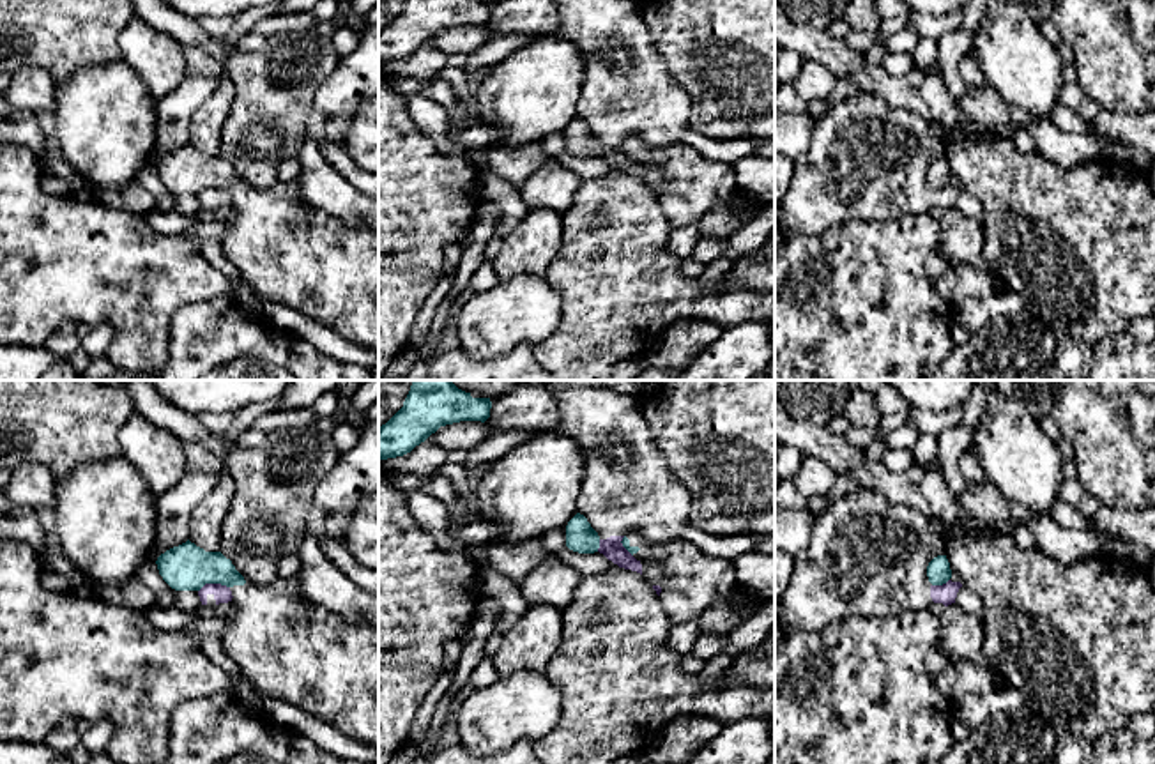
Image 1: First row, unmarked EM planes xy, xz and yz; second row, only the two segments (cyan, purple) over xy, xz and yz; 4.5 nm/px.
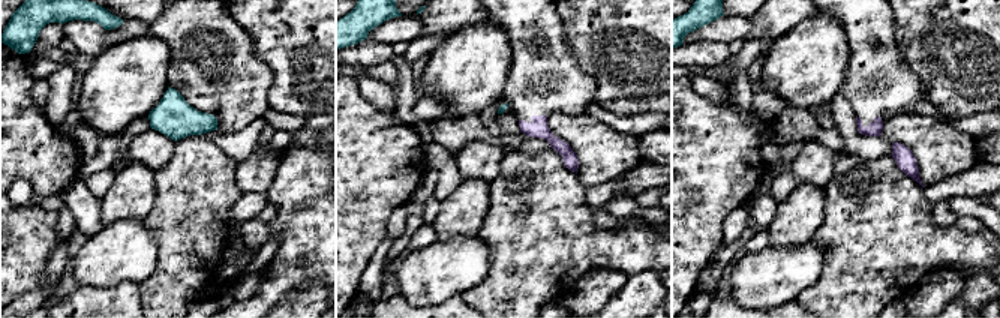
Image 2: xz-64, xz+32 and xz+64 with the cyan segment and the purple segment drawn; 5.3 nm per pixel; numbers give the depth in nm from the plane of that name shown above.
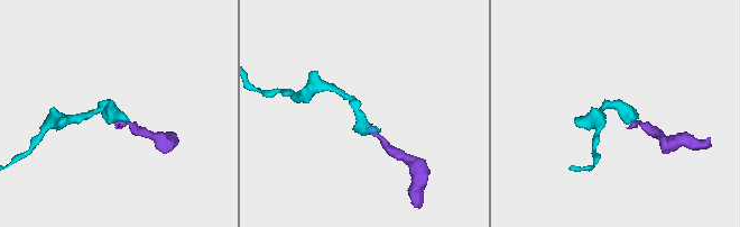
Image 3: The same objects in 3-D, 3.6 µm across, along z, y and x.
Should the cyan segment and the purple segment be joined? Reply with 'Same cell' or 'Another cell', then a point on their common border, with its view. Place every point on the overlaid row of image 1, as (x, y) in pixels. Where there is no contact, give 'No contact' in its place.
Another cell. Touches cyan at xy (213, 582)

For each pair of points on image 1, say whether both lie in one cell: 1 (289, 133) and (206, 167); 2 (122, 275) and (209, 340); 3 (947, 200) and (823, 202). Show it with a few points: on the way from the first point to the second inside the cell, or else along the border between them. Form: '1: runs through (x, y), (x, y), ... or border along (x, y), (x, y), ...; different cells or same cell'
1: border along (220, 154), (248, 184), (257, 186); different cells
2: border along (213, 297), (183, 305), (174, 313), (168, 354); different cells
3: runs through (917, 197), (908, 193), (867, 195), (853, 207); same cell

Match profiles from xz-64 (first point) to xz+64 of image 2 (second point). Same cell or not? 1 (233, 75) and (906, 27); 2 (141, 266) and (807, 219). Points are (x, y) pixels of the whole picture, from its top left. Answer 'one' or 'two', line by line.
1: two
2: two

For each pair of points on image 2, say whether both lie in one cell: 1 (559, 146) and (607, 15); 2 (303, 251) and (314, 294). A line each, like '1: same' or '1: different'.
1: different
2: different

